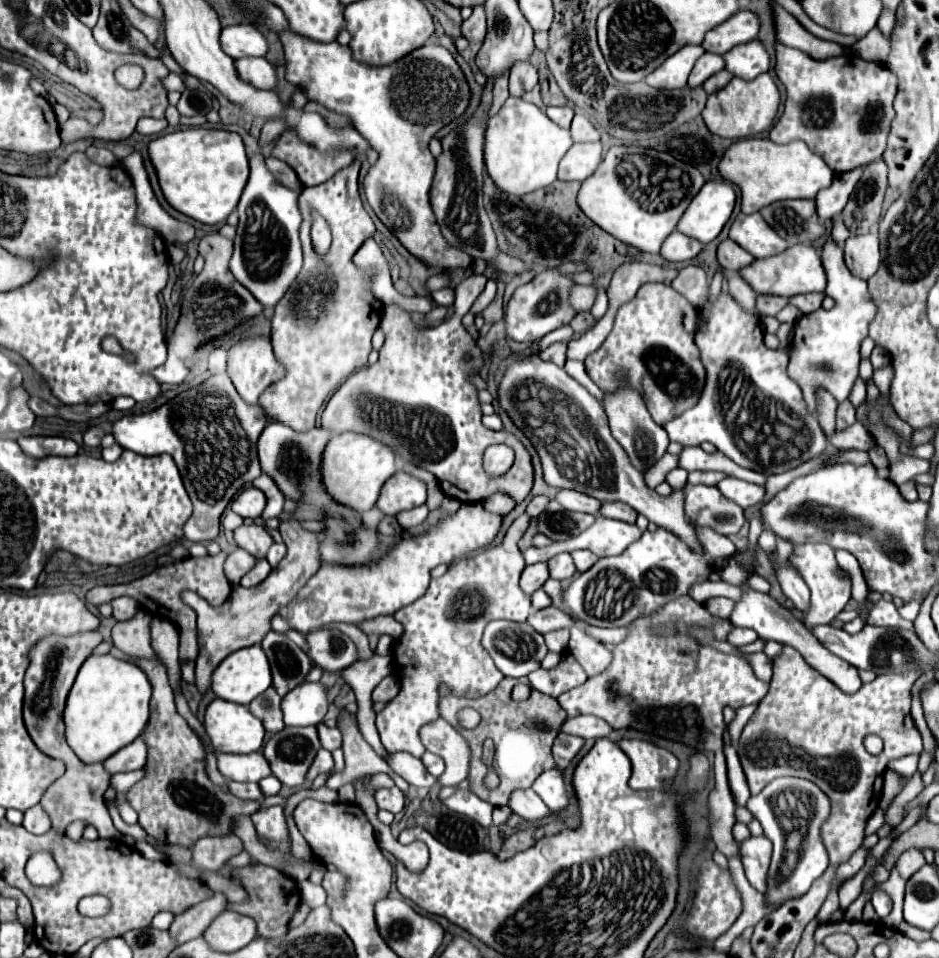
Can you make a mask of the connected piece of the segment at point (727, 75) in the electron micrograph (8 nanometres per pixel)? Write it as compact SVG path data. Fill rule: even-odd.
M722 69L722 71L718 71L718 73L714 73L706 83L704 83L704 89L706 89L706 93L714 93L714 91L718 91L718 89L722 89L730 79L732 79L734 75L730 73L730 71L726 71L726 69Z

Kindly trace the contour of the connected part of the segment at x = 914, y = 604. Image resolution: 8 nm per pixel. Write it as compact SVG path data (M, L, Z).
M912 599L912 601L908 601L908 603L900 609L900 615L902 615L904 619L908 619L908 621L916 621L916 617L918 617L918 613L920 613L920 607L922 607L922 599Z

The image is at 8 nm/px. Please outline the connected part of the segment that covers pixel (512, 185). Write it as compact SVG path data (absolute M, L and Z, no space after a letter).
M508 97L496 117L490 117L484 141L484 163L490 177L506 193L524 195L552 185L558 179L558 163L572 147L568 129L554 125L546 113L522 97Z

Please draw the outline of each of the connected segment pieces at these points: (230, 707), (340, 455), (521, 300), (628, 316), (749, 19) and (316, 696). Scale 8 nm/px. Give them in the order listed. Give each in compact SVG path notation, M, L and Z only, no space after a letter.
M214 699L204 715L206 733L220 753L252 753L264 743L262 721L244 705Z
M340 433L334 435L326 447L324 461L322 461L322 473L324 473L324 485L328 493L342 505L348 505L356 509L358 513L364 513L372 509L380 497L382 485L398 471L396 455L394 451L384 445L382 441L364 435L364 433Z
M568 263L558 269L542 271L530 283L518 287L512 295L512 299L508 301L508 307L504 313L506 337L510 337L514 341L532 343L532 341L540 341L546 333L550 333L562 325L568 325L576 313L572 313L572 309L568 309L568 285L572 285L572 281L566 277L566 273L574 273L574 271L580 271L580 269L574 263Z
M646 283L638 289L632 301L624 303L618 309L610 335L600 349L586 357L586 373L604 393L614 393L616 389L620 389L620 385L640 385L640 393L652 419L658 425L664 425L664 421L670 421L672 417L696 405L700 397L700 389L704 385L704 367L700 361L700 353L694 345L696 329L698 309L684 295L664 283Z
M740 11L732 21L724 21L720 29L712 29L702 47L710 53L728 53L738 43L750 43L758 37L760 19L752 11Z
M302 683L296 689L288 691L282 699L282 713L286 725L318 725L328 711L328 689L324 683Z

